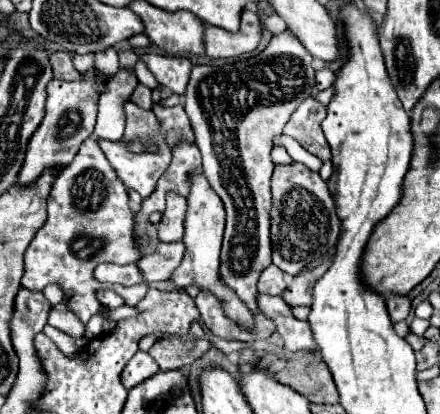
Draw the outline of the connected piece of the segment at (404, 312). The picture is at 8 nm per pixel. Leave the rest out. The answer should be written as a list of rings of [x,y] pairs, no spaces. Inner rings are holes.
[[[390,293],[388,295],[388,313],[392,317],[392,321],[402,321],[408,317],[412,305],[410,305],[410,297],[408,295],[398,295],[398,293]]]

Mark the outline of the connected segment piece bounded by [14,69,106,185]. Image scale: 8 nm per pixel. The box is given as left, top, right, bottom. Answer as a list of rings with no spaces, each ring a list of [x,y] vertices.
[[[96,69],[86,71],[84,77],[86,77],[84,81],[76,81],[76,83],[66,83],[58,79],[52,79],[48,83],[46,117],[42,119],[42,123],[38,125],[38,129],[28,141],[26,157],[16,175],[14,185],[32,185],[44,175],[44,171],[64,169],[68,163],[72,163],[80,143],[92,135],[94,125],[96,125],[96,107],[98,107],[98,93],[92,87],[92,83],[96,83],[96,79],[106,81],[106,77]]]

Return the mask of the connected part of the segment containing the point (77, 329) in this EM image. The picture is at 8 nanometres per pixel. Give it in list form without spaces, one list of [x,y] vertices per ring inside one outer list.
[[[62,303],[56,305],[56,307],[52,307],[52,311],[50,311],[50,315],[48,315],[48,325],[58,327],[58,329],[62,329],[64,333],[74,335],[74,337],[80,337],[80,335],[84,333],[82,323],[80,323],[66,307],[62,307]]]

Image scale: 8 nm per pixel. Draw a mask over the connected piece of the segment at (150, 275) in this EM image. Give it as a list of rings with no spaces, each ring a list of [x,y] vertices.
[[[160,243],[152,255],[144,255],[136,265],[144,275],[144,283],[166,281],[178,269],[186,253],[184,243]]]

